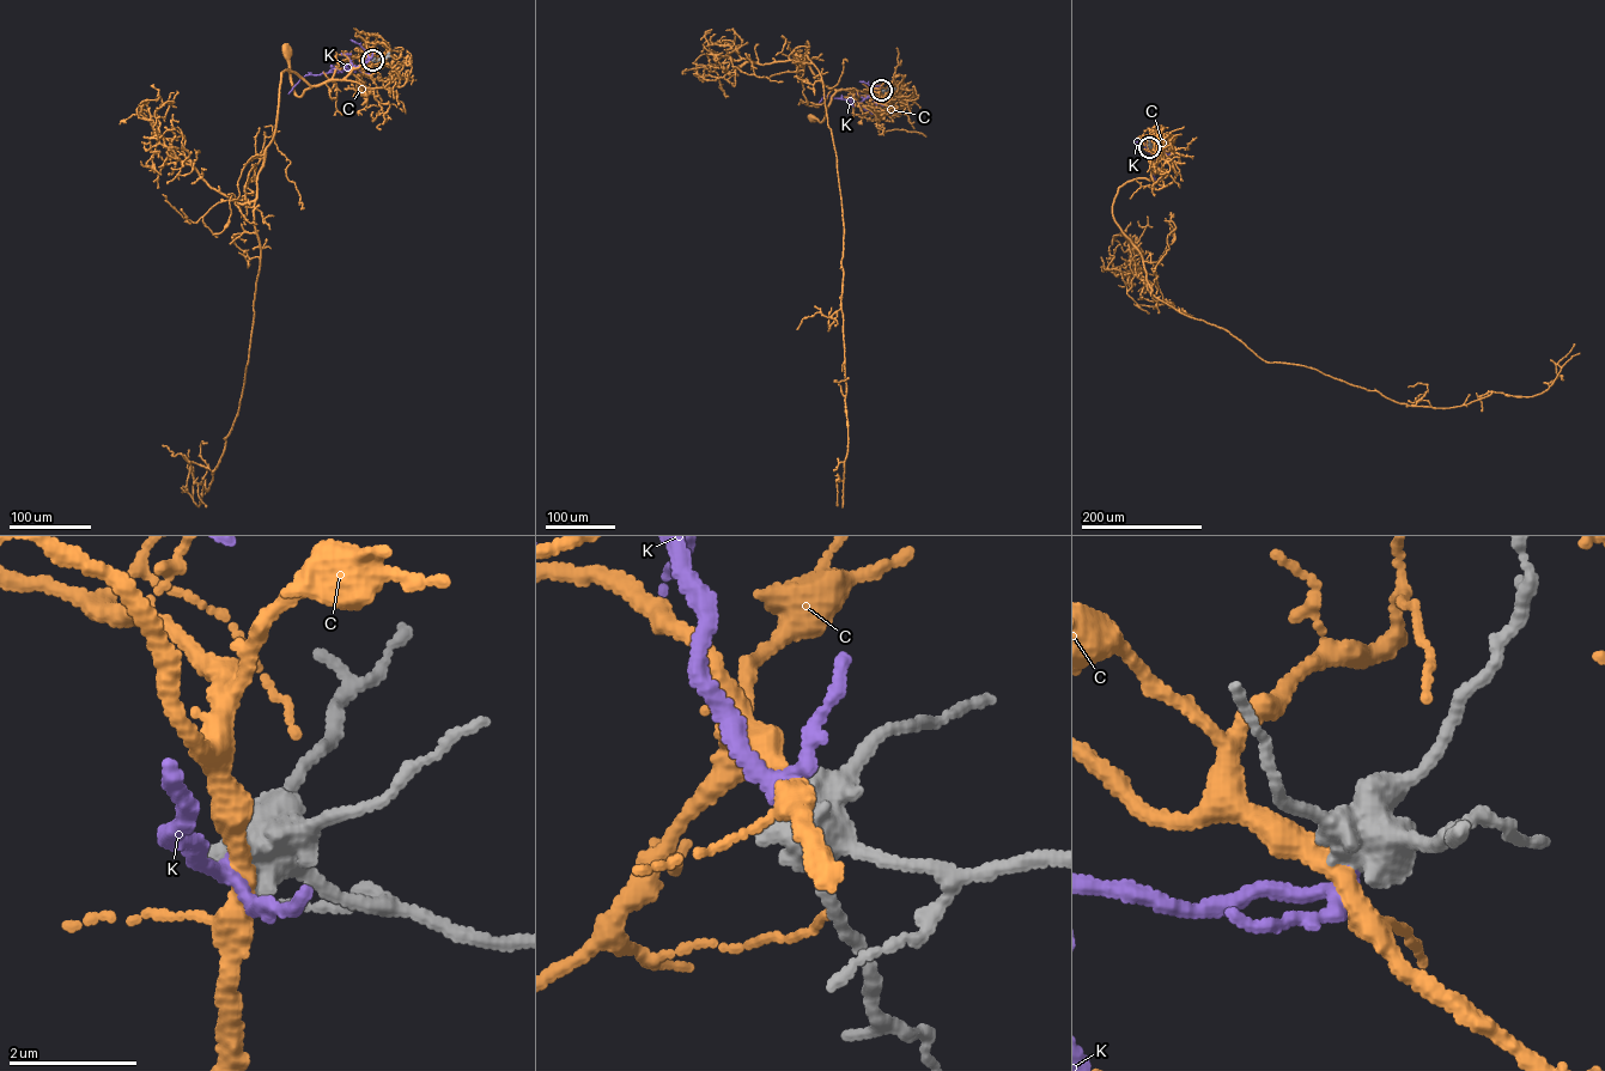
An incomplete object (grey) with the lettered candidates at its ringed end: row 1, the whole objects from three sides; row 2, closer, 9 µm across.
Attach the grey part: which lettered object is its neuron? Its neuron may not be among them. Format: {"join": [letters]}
{"join": ["K"]}

